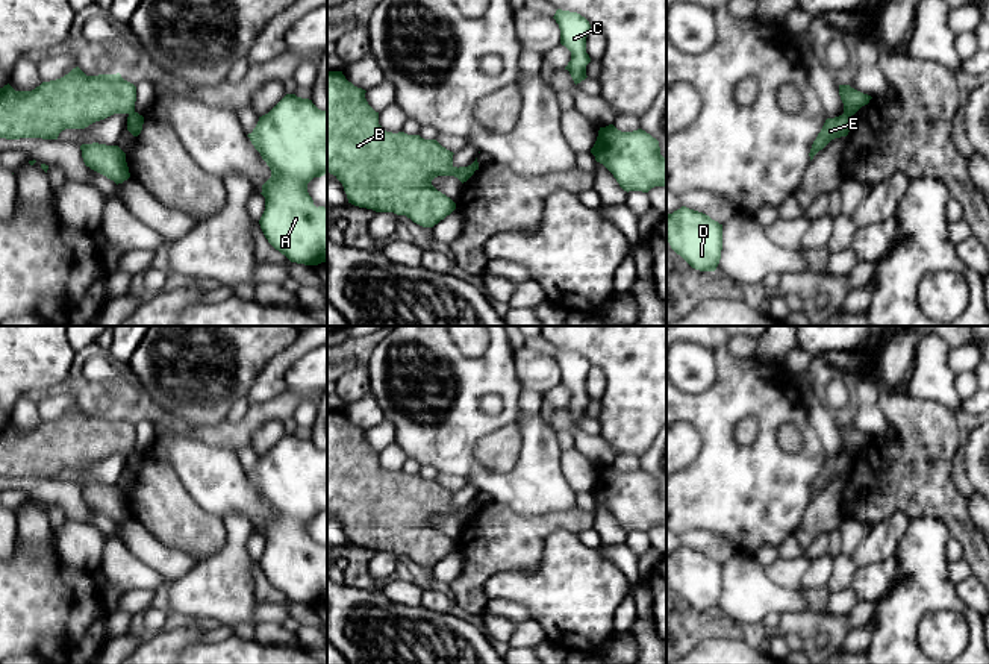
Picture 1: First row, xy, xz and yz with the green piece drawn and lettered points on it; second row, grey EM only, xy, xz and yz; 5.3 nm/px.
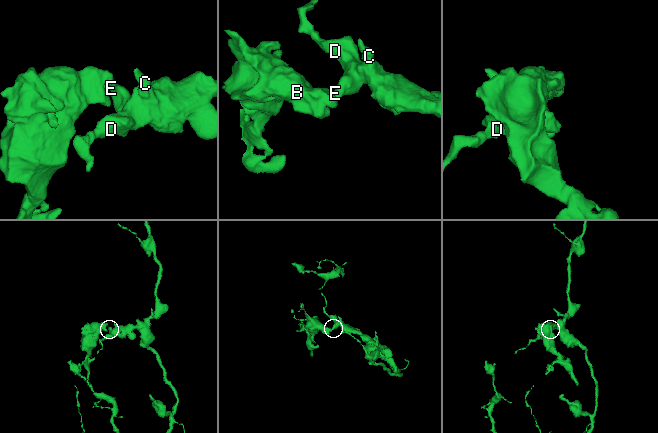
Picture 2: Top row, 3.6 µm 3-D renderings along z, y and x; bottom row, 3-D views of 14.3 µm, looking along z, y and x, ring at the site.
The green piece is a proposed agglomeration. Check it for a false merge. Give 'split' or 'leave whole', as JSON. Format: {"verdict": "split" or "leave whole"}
{"verdict": "split"}

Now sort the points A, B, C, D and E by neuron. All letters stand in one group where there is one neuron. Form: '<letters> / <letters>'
A C D E / B

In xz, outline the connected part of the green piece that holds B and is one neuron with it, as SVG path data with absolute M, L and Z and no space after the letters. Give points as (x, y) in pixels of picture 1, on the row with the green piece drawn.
M327 71L327 173L342 183L348 203L376 212L406 215L423 227L433 227L456 209L456 203L438 191L432 180L438 176L454 176L463 183L476 170L470 165L454 167L454 153L436 139L386 132L365 92L348 82L342 71Z

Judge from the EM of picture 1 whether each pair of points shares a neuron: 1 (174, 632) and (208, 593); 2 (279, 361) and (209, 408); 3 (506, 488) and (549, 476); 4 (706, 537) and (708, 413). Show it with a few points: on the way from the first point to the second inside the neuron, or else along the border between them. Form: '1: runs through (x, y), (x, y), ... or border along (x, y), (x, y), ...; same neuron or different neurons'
1: border along (168, 619), (196, 620), (208, 625); different neurons
2: border along (282, 350), (268, 361), (246, 394); different neurons
3: runs through (517, 488), (530, 488), (538, 484); same neuron
4: border along (682, 532), (711, 531), (721, 535), (736, 551); different neurons

